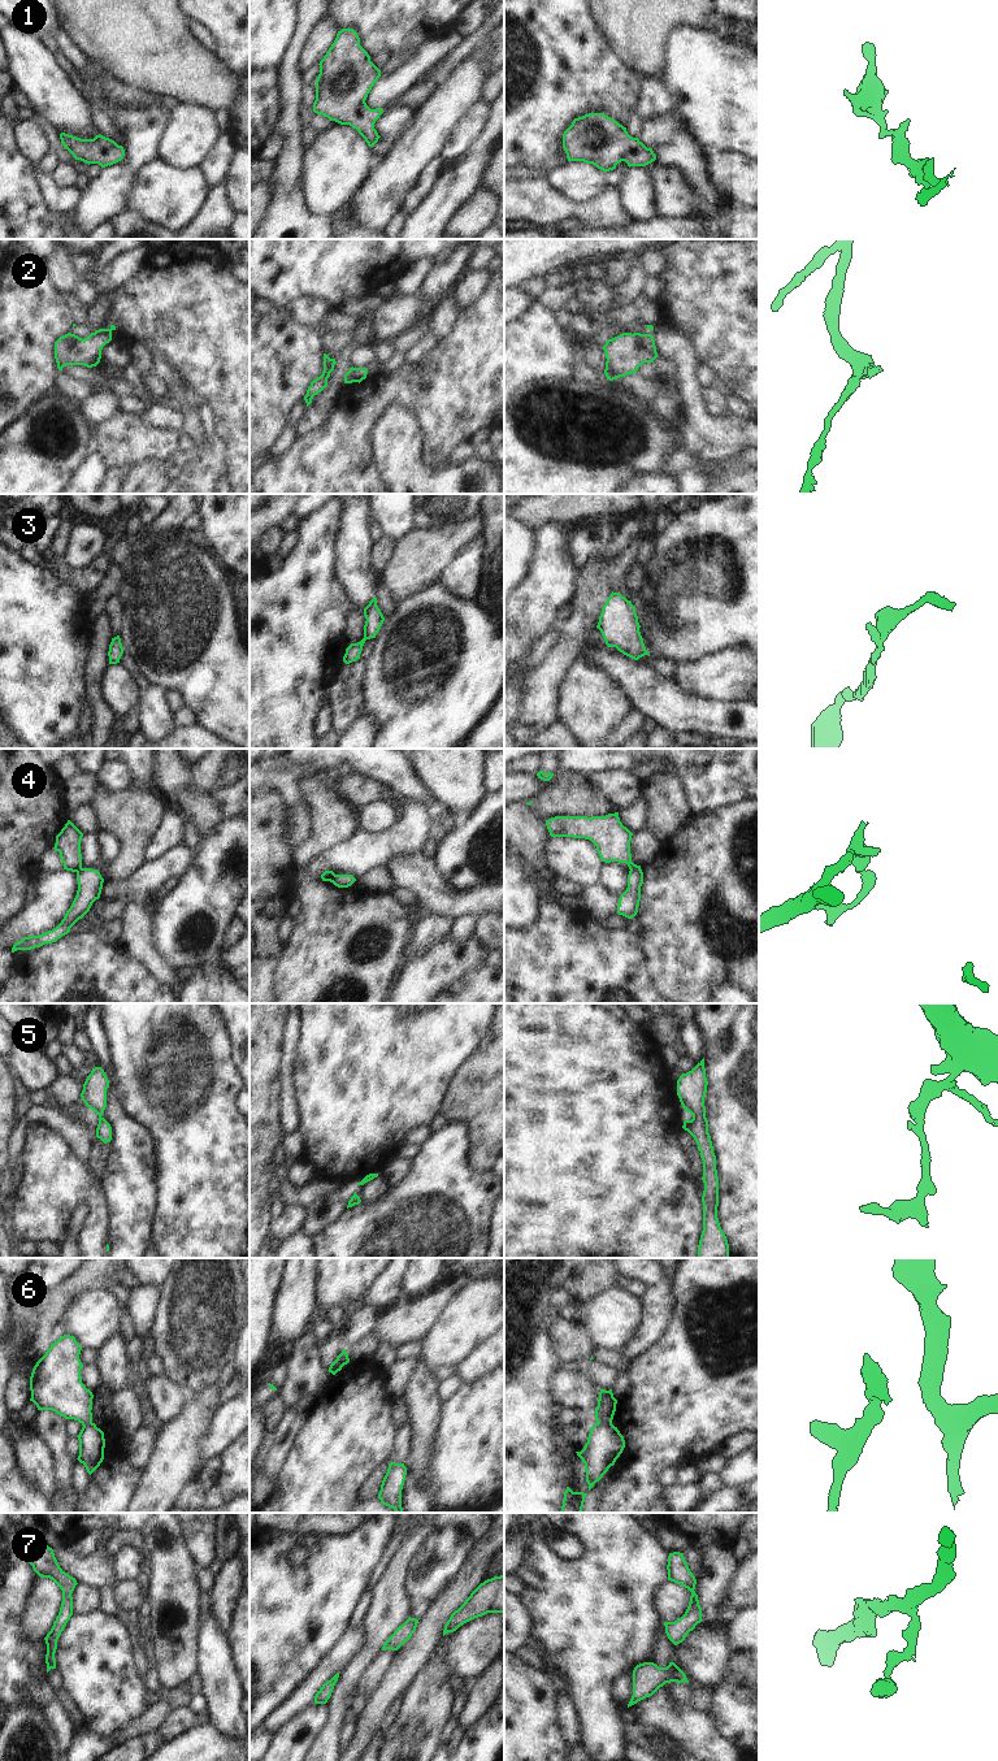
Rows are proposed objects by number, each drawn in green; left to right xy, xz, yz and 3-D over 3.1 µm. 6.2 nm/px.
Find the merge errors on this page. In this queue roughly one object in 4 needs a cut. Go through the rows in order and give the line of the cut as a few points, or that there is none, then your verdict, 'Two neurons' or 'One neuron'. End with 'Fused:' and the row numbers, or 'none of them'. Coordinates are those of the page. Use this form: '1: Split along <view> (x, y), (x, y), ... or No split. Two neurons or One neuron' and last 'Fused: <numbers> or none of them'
1: No split. One neuron
2: No split. One neuron
3: No split. One neuron
4: Split along xz (334, 874), (330, 881). Two neurons
5: No split. One neuron
6: Split along yz (598, 1422), (611, 1425). Two neurons
7: No split. One neuron
Fused: 4, 6

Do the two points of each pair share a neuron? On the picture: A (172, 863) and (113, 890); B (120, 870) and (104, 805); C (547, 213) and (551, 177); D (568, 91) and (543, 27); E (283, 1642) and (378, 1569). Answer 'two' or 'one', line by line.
A: one
B: one
C: two
D: one
E: two

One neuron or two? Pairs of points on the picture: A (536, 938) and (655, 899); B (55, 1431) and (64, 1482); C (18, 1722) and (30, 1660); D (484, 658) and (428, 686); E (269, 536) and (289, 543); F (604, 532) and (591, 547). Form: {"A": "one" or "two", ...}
{"A": "two", "B": "one", "C": "two", "D": "one", "E": "two", "F": "one"}

